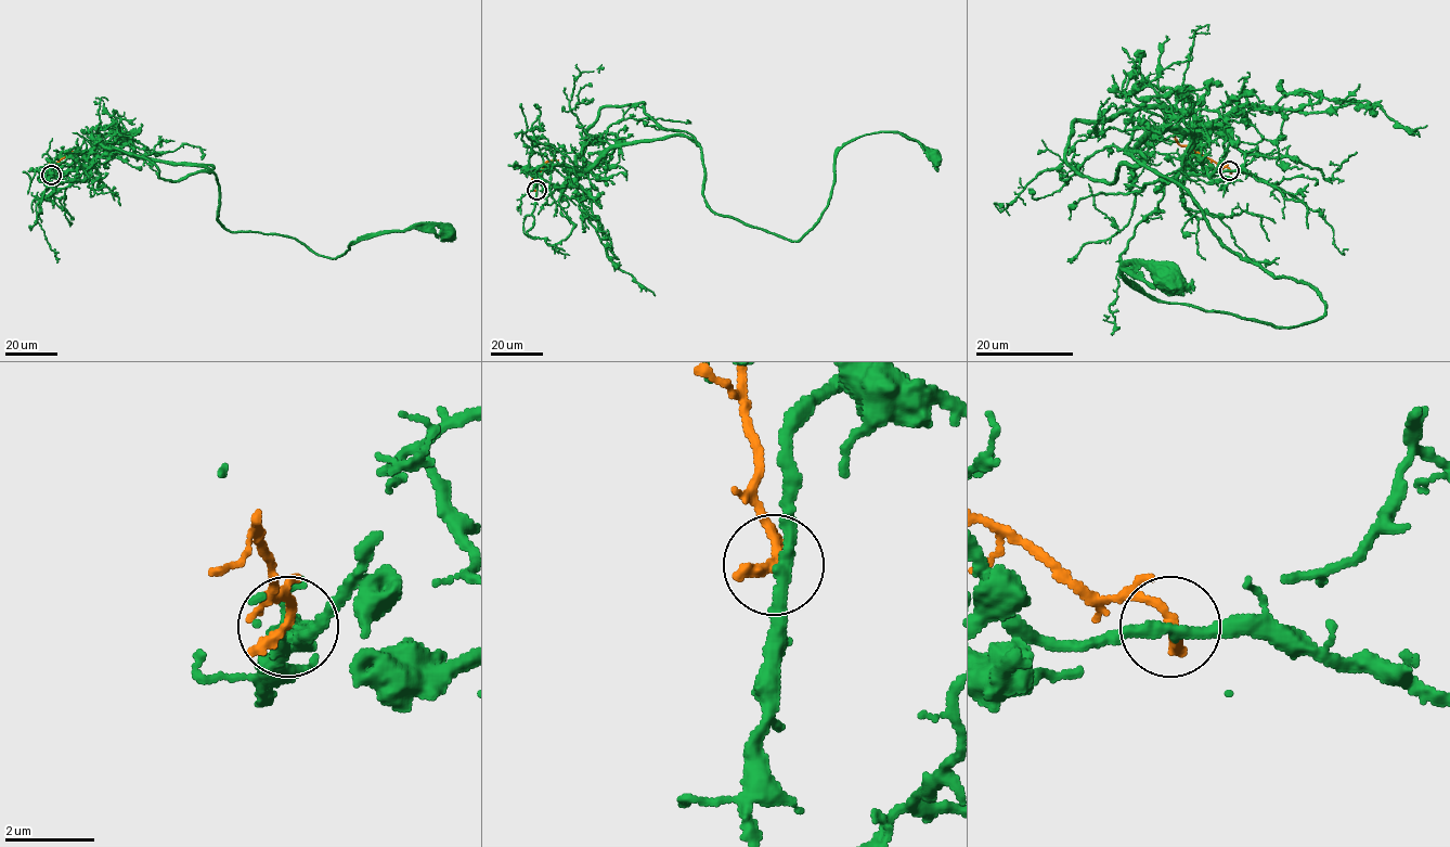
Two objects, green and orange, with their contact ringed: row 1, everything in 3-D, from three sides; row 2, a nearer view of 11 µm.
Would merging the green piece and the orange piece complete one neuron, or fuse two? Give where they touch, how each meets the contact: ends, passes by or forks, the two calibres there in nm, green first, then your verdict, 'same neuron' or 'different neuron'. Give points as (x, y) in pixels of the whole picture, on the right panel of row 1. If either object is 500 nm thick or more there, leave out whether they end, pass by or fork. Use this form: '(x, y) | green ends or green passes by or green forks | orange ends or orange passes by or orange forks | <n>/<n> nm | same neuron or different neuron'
(1229, 170) | green passes by | orange ends | 280/300 nm | different neuron

